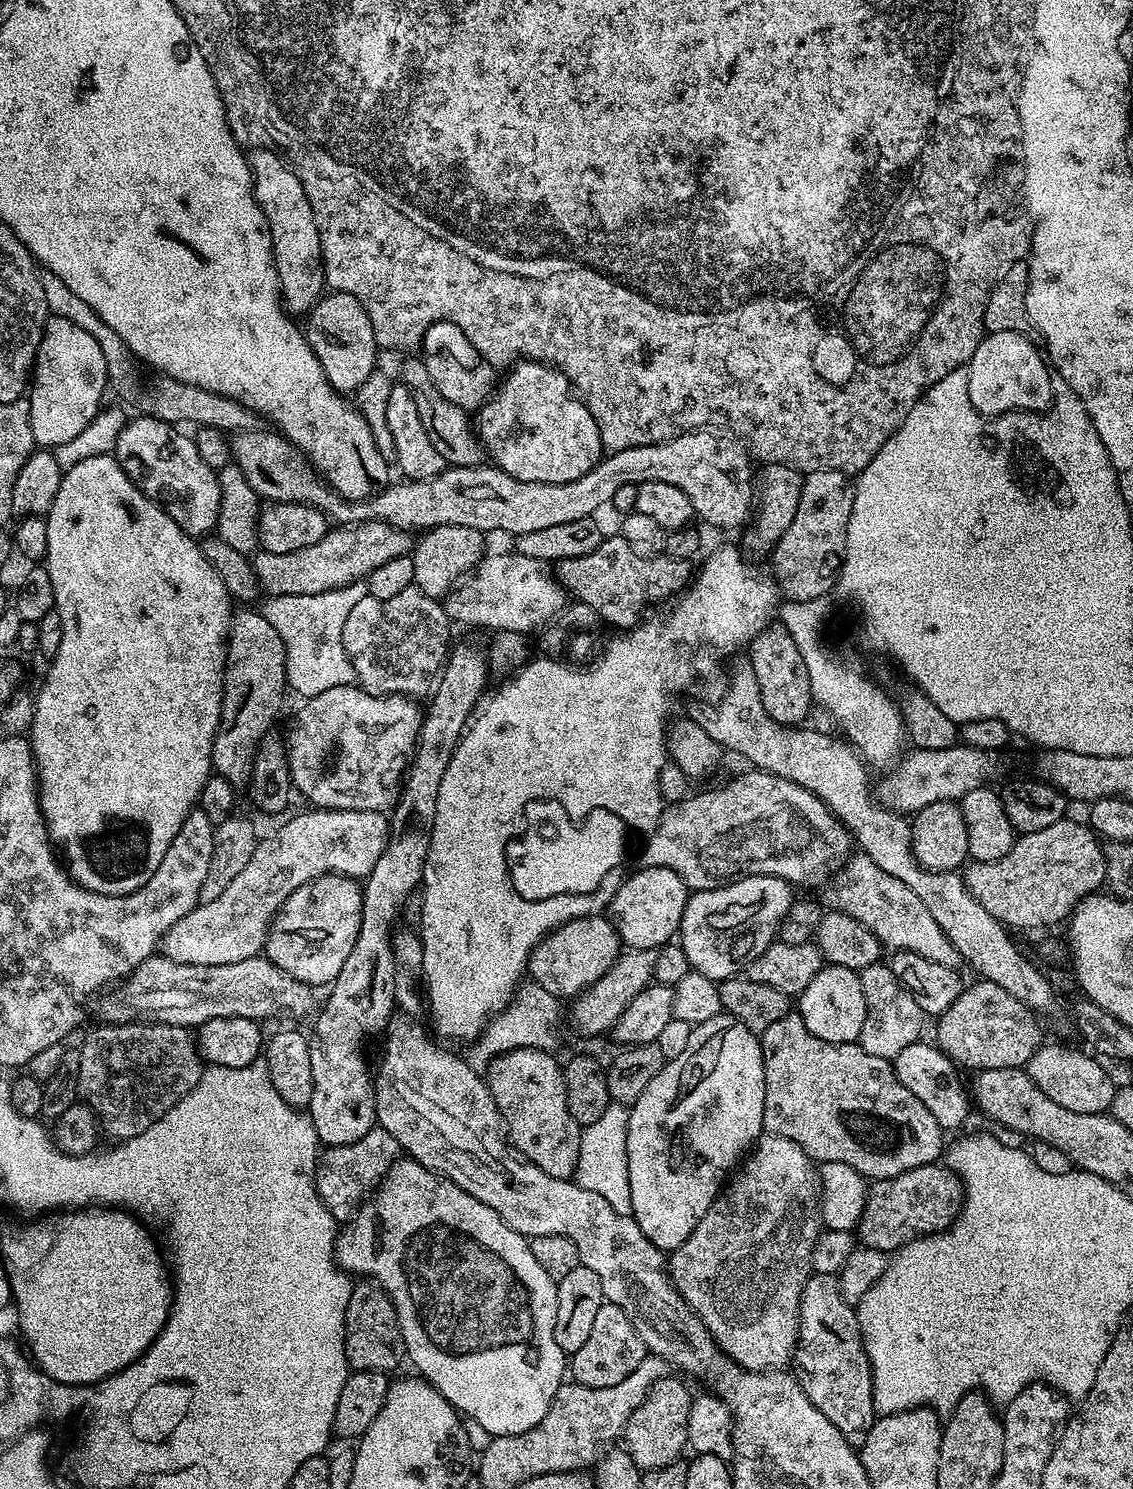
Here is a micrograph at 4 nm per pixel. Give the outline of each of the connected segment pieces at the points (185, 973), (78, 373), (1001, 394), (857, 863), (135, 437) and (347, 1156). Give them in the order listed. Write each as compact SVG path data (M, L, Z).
M153 954L108 991L99 997L99 1019L105 1024L155 1022L191 1029L214 1018L237 1016L265 1022L279 1012L304 1016L312 1007L317 1007L309 985L286 974L263 955L226 966L194 966L179 964L162 954Z
M49 315L44 321L44 333L36 348L36 363L30 376L29 424L35 443L55 446L78 438L82 430L101 411L100 399L104 388L109 387L106 358L102 358L102 346L94 342L86 330L66 322L66 318Z
M998 331L985 335L967 365L968 393L971 404L981 415L993 417L1005 412L1044 412L1054 400L1051 369L1028 336L1014 331Z
M863 852L851 855L843 865L842 871L844 873L837 880L832 892L832 896L837 903L835 905L842 912L856 921L862 922L863 925L874 932L883 947L895 951L920 953L922 957L929 958L930 961L936 961L939 965L950 966L954 969L959 969L963 965L964 961L961 954L951 944L950 939L945 936L934 917L930 916L926 904L904 882L900 882L898 878L884 872L872 858Z
M143 414L129 419L120 429L114 455L122 470L145 496L161 505L168 517L183 532L193 538L201 538L216 527L220 509L220 487L217 469L206 466L198 455L198 446L187 431Z
M373 1126L363 1138L353 1144L343 1144L337 1148L329 1147L325 1152L328 1153L325 1156L323 1153L316 1170L316 1189L320 1195L320 1201L328 1207L329 1214L337 1221L347 1222L356 1215L356 1211L360 1209L361 1204L365 1203L369 1193L388 1175L388 1169L396 1163L402 1149L398 1141L387 1130Z

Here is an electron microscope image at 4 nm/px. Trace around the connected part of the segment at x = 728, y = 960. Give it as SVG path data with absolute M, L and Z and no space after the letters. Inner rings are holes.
M751 876L728 884L724 888L692 892L688 904L684 907L678 933L678 943L684 948L691 967L717 982L743 973L748 965L753 964L777 939L780 925L792 908L794 899L792 892L793 885L781 876Z

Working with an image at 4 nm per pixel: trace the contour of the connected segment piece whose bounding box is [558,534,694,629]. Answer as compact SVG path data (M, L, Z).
M613 534L600 543L598 550L582 554L582 558L559 561L558 580L579 603L593 608L604 624L631 629L637 623L636 615L647 604L656 604L671 592L679 593L689 583L694 572L691 567L689 561L673 560L665 554L646 556L635 552L623 536Z

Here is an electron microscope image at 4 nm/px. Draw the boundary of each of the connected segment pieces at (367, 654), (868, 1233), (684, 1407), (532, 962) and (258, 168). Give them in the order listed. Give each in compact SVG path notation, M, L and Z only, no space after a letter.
M415 586L385 600L364 596L362 602L357 602L354 610L350 610L346 626L342 626L342 646L352 663L355 683L375 696L420 698L424 691L427 693L437 683L440 673L444 671L444 662L450 651L448 626L450 619L445 612L445 605L437 597L427 596Z
M939 1163L927 1164L889 1180L875 1181L869 1187L858 1225L859 1243L885 1254L895 1254L910 1242L952 1227L964 1206L964 1185L951 1167L940 1167Z
M665 1374L658 1382L654 1382L638 1410L630 1414L622 1433L623 1447L637 1468L661 1468L681 1459L680 1451L685 1450L688 1443L687 1420L693 1399L693 1393L688 1393L687 1386L675 1380L672 1374Z
M593 914L571 920L544 937L528 960L527 971L531 979L559 998L575 998L602 979L622 955L622 941L615 926L611 919L604 917L603 920L602 917Z
M253 148L247 153L248 169L252 171L252 193L256 195L258 206L268 223L272 239L272 263L276 265L276 277L280 283L282 303L289 313L311 313L316 307L317 300L326 292L324 279L324 259L320 235L316 225L316 215L310 206L310 198L306 198L306 190L302 190L302 182L294 174L292 165L280 155L279 151L271 148Z

